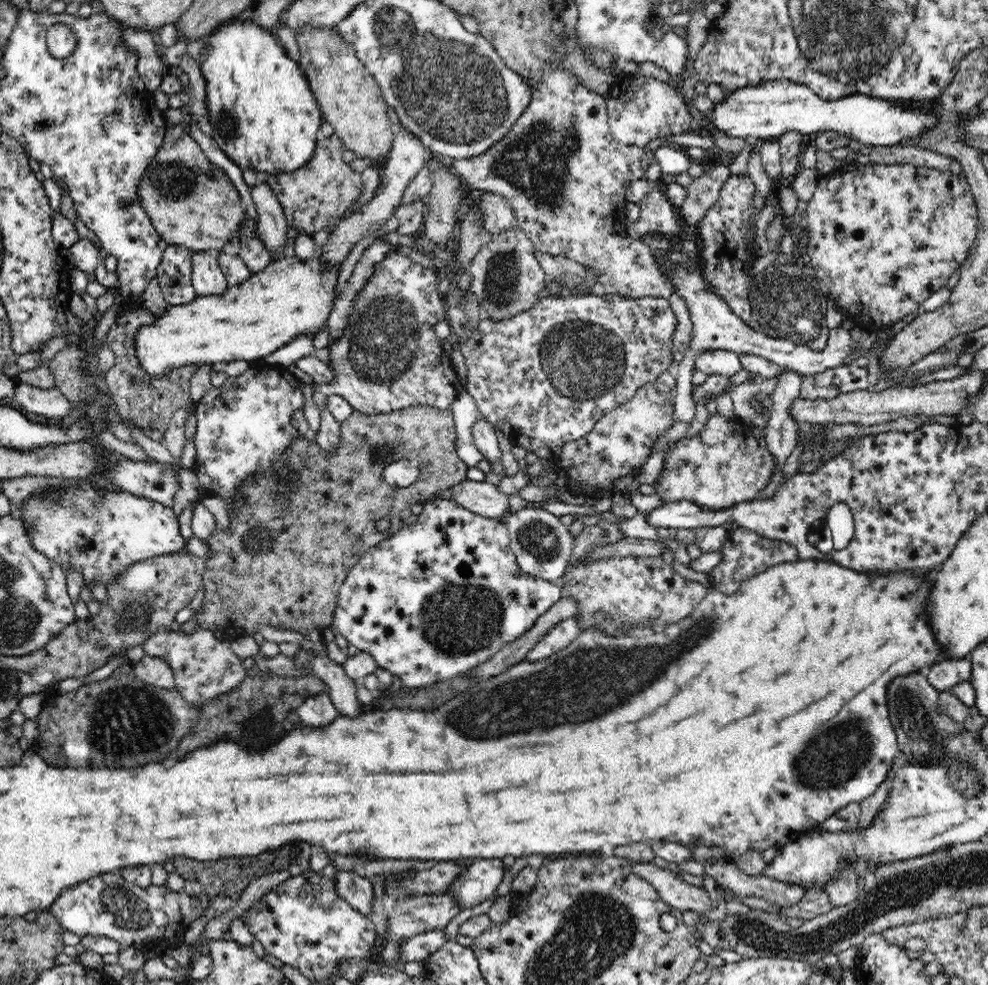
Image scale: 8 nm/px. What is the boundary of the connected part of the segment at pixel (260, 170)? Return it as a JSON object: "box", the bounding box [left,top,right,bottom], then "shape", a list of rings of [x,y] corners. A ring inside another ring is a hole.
{"box":[201,18,324,176],"shape":[[[232,18],[224,21],[212,30],[212,32],[208,33],[207,36],[208,38],[204,38],[206,48],[202,50],[201,71],[206,81],[207,116],[209,116],[209,125],[211,126],[210,137],[214,139],[214,142],[218,144],[221,150],[236,165],[245,167],[246,169],[253,169],[260,176],[269,173],[292,173],[296,169],[302,168],[315,152],[317,139],[319,138],[319,130],[324,120],[319,109],[318,101],[310,88],[307,74],[301,65],[298,65],[296,61],[288,57],[286,49],[284,46],[280,46],[278,43],[279,39],[274,35],[273,31],[259,27],[250,19],[238,20]]]}

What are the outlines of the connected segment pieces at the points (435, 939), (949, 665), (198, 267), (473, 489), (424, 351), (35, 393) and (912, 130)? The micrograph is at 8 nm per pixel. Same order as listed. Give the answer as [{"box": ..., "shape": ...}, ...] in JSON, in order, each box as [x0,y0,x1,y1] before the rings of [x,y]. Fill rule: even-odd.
[{"box":[398,930,448,964],"shape":[[[443,930],[424,931],[406,939],[405,944],[399,946],[398,954],[404,964],[415,961],[422,963],[446,941],[448,939]]]},{"box":[928,658,971,692],"shape":[[[965,658],[934,663],[928,673],[928,683],[938,692],[950,691],[956,684],[970,680],[971,662]]]},{"box":[191,251,228,297],"shape":[[[204,251],[193,253],[191,282],[198,297],[222,294],[228,287],[216,254]]]},{"box":[450,479,509,521],"shape":[[[467,479],[452,486],[450,490],[451,498],[474,514],[502,521],[506,510],[509,509],[509,496],[490,482],[472,482]]]},{"box":[312,252,462,415],"shape":[[[390,252],[383,259],[357,294],[354,310],[348,315],[346,332],[327,347],[330,350],[327,365],[333,370],[334,378],[329,383],[314,383],[312,398],[321,408],[329,396],[337,394],[343,396],[354,411],[366,415],[386,414],[414,405],[451,410],[462,387],[434,329],[440,320],[447,320],[445,300],[440,298],[437,288],[440,276],[401,253]]]},{"box":[12,380,72,419],"shape":[[[17,380],[12,397],[26,411],[38,416],[60,419],[72,412],[71,402],[57,387],[44,390]]]},{"box":[695,80,940,147],"shape":[[[788,80],[764,81],[760,85],[736,89],[722,102],[714,103],[712,112],[706,116],[712,120],[714,129],[698,127],[695,132],[712,138],[721,132],[726,136],[744,137],[752,141],[758,137],[777,140],[781,134],[798,132],[809,140],[816,133],[830,130],[873,147],[900,145],[900,140],[921,137],[940,125],[940,115],[920,112],[920,109],[916,112],[911,108],[904,110],[888,99],[874,100],[870,95],[855,94],[828,101],[820,98],[810,87]]]}]

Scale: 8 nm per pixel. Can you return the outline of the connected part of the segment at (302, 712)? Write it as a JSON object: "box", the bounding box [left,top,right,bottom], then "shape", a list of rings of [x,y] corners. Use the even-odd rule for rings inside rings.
{"box":[297,690,340,728],"shape":[[[328,690],[320,695],[308,698],[302,705],[298,706],[297,714],[302,723],[313,728],[322,728],[329,726],[340,716],[338,708],[334,707]]]}

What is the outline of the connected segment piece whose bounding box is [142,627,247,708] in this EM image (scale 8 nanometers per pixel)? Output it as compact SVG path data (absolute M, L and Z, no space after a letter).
M169 627L158 629L142 644L146 655L164 659L175 677L175 689L190 705L202 708L208 701L230 694L242 683L246 669L241 659L232 649L229 640L214 635L215 631L198 628L192 634Z

